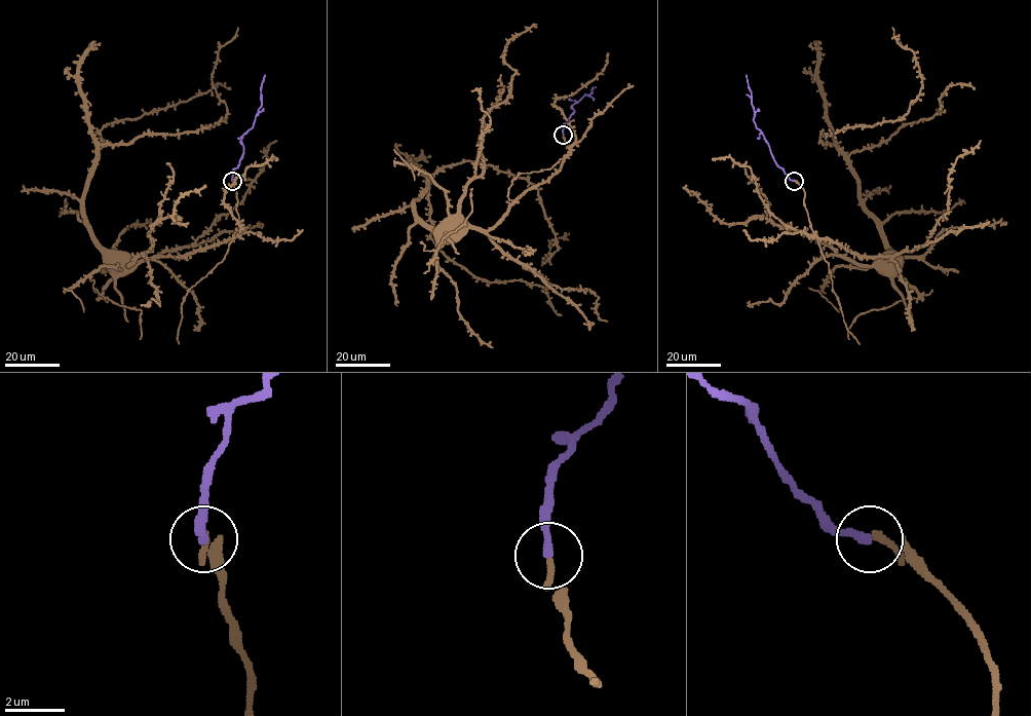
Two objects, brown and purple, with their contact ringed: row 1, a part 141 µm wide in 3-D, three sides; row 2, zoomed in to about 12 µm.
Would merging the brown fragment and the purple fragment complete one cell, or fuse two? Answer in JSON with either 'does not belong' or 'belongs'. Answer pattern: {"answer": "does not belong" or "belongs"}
{"answer": "belongs"}

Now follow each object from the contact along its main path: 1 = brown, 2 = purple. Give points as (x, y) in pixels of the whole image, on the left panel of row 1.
1: (232, 180), (239, 228), (231, 237), (184, 256), (140, 260), (130, 256), (120, 258)
2: (232, 180), (243, 152), (241, 140), (253, 126), (261, 104), (261, 86), (265, 74)

